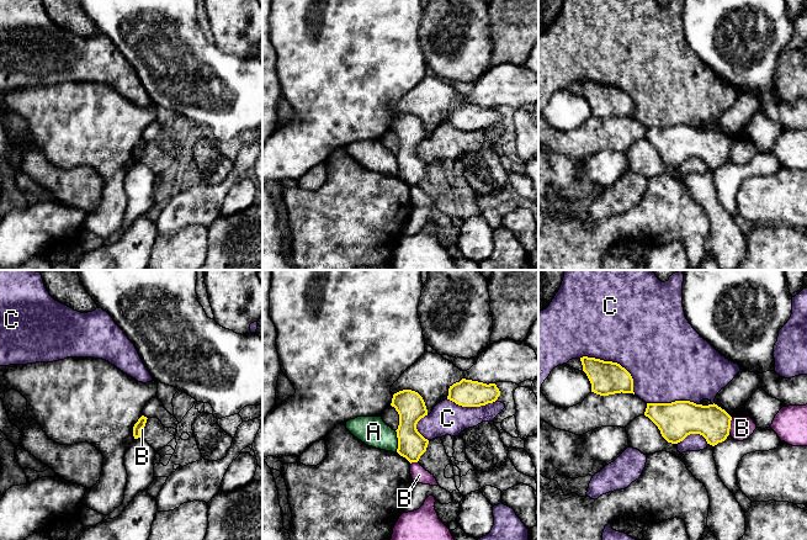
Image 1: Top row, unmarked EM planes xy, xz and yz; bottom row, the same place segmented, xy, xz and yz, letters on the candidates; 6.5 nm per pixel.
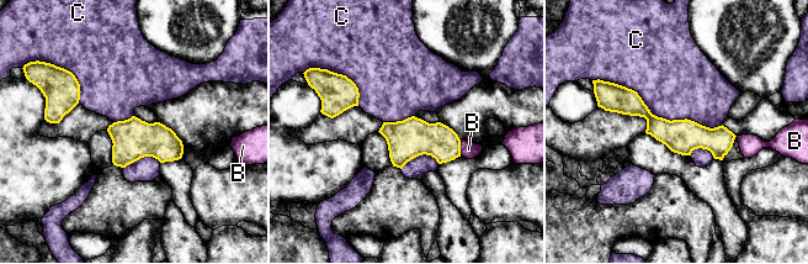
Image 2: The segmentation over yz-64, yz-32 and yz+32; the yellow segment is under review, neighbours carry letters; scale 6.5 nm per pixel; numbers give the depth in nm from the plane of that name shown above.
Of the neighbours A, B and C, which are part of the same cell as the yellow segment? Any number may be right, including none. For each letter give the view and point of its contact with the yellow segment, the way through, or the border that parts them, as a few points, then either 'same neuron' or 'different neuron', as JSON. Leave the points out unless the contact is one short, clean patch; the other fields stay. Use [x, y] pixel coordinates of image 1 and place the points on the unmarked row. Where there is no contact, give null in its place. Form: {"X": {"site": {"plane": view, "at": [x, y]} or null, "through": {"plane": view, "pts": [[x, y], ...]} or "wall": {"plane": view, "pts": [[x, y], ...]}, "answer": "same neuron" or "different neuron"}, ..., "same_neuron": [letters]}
{"A": {"site": {"plane": "xz", "at": [398, 165]}, "answer": "different neuron"}, "B": {"site": {"plane": "yz", "at": [729, 149]}, "answer": "different neuron"}, "C": {"site": {"plane": "yz", "at": [615, 86]}, "answer": "different neuron"}, "same_neuron": []}

